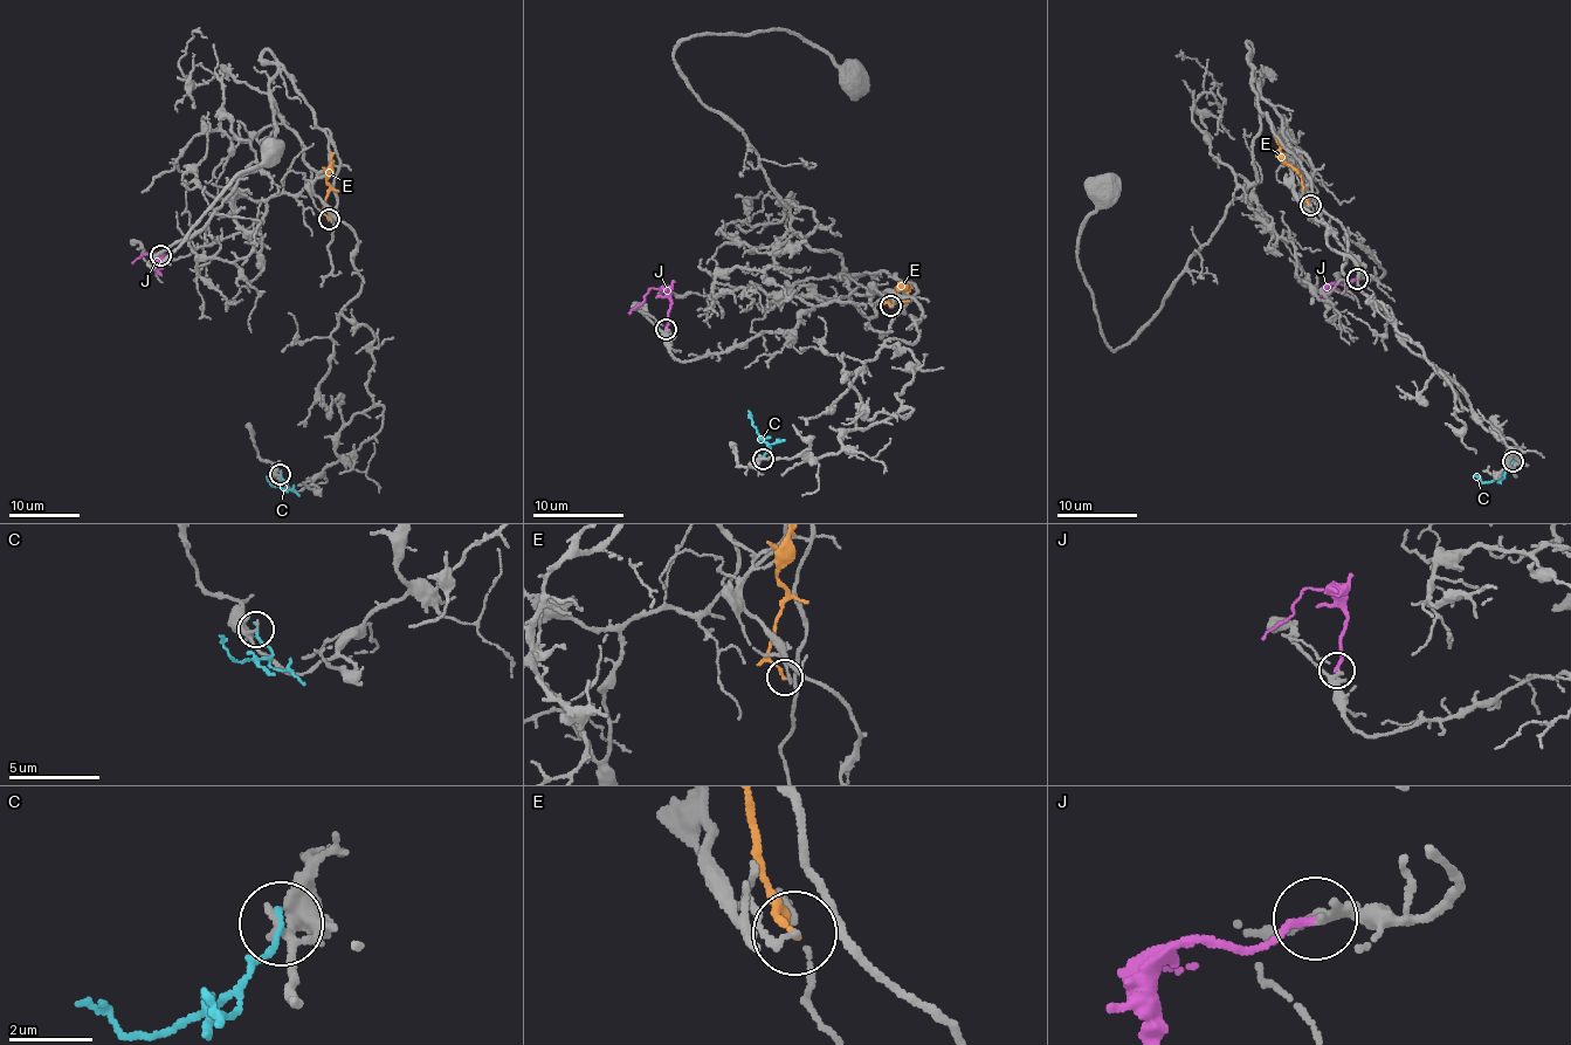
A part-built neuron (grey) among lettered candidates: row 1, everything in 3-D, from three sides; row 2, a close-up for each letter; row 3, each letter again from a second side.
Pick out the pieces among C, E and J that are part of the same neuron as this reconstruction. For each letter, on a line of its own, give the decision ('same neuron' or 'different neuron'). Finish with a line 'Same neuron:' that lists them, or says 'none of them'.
C: different neuron
E: different neuron
J: same neuron
Same neuron: J

